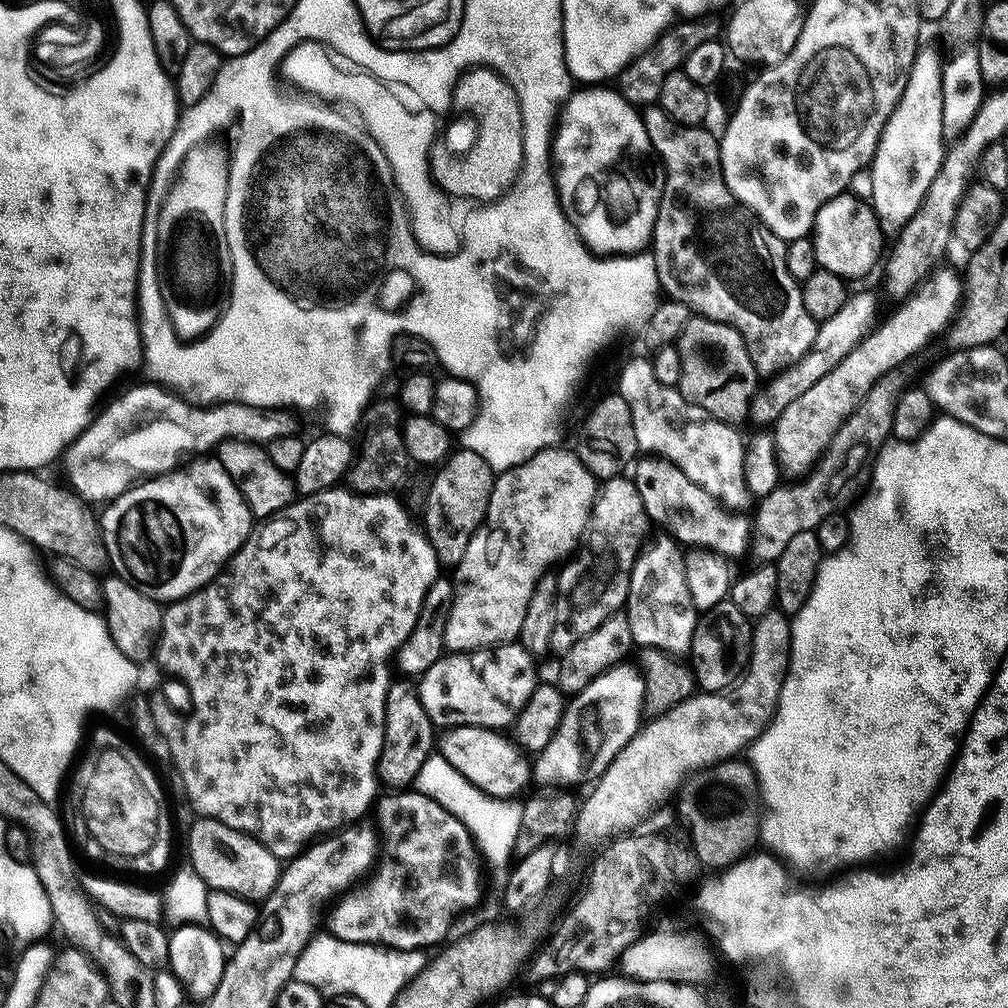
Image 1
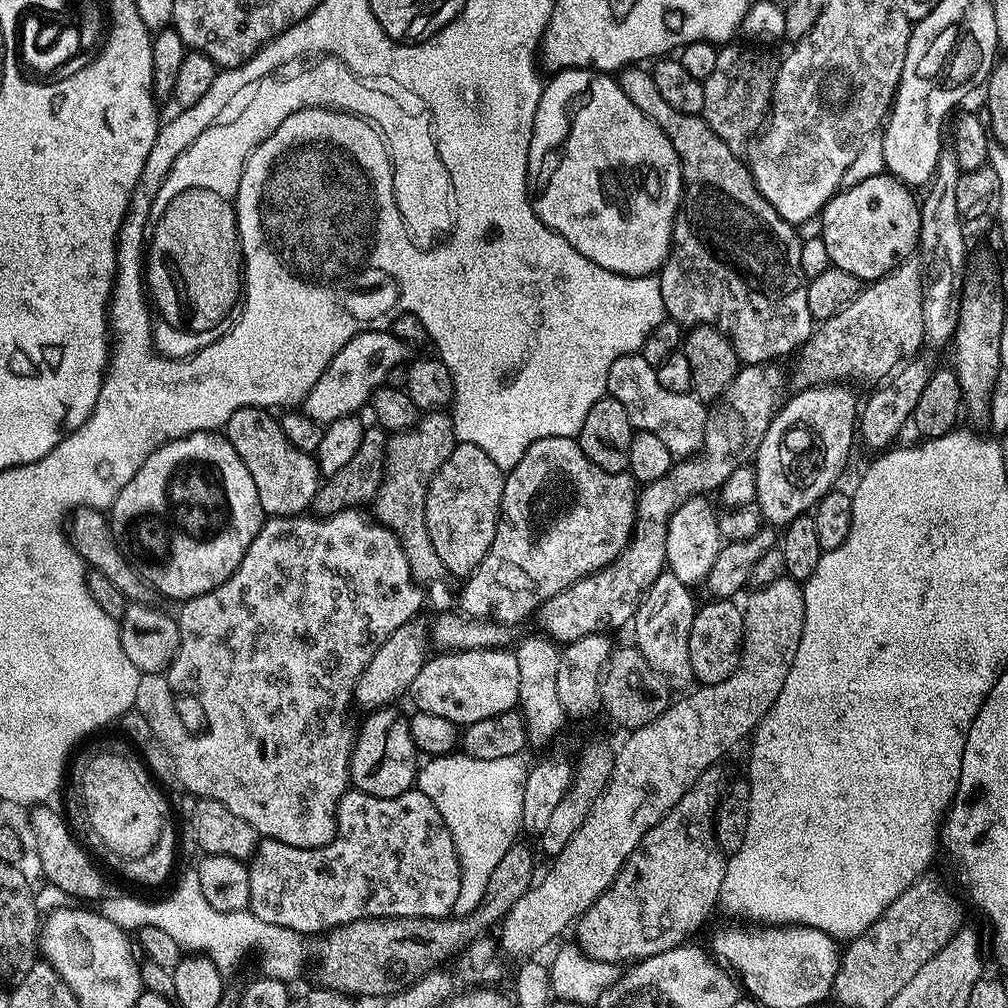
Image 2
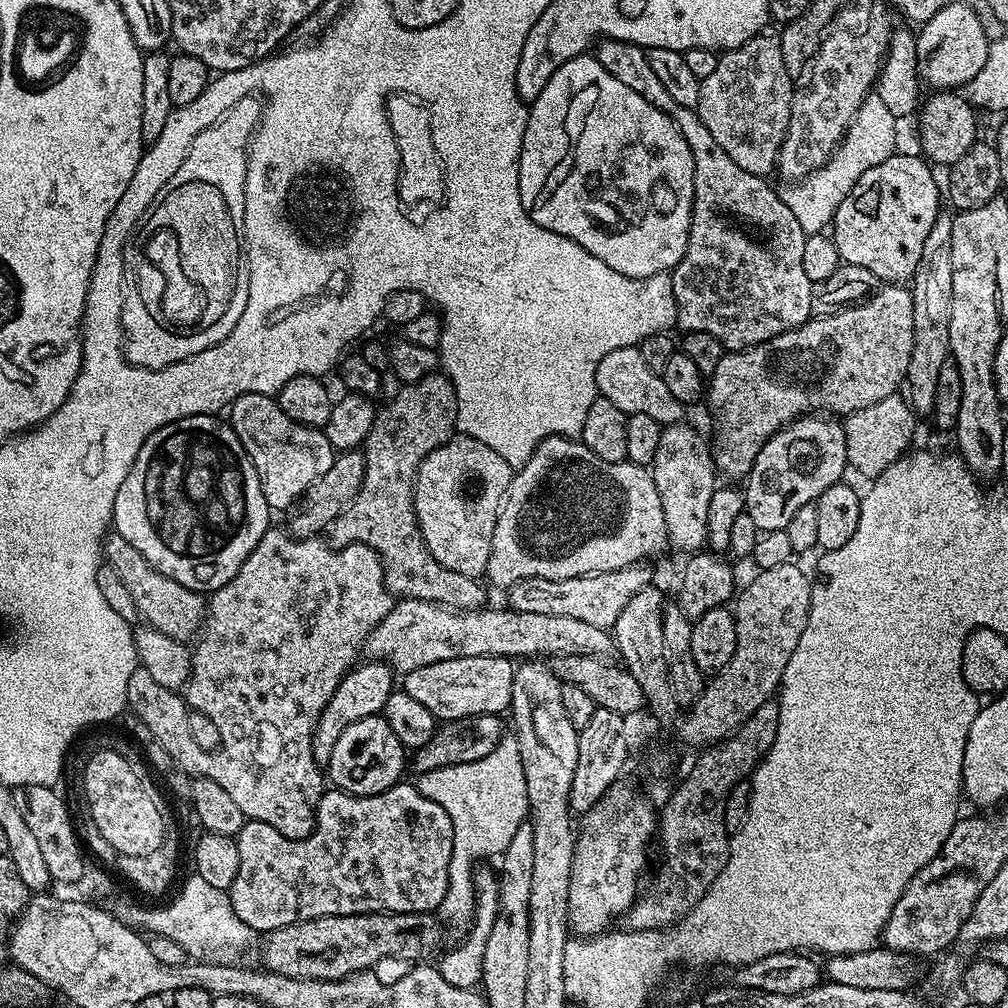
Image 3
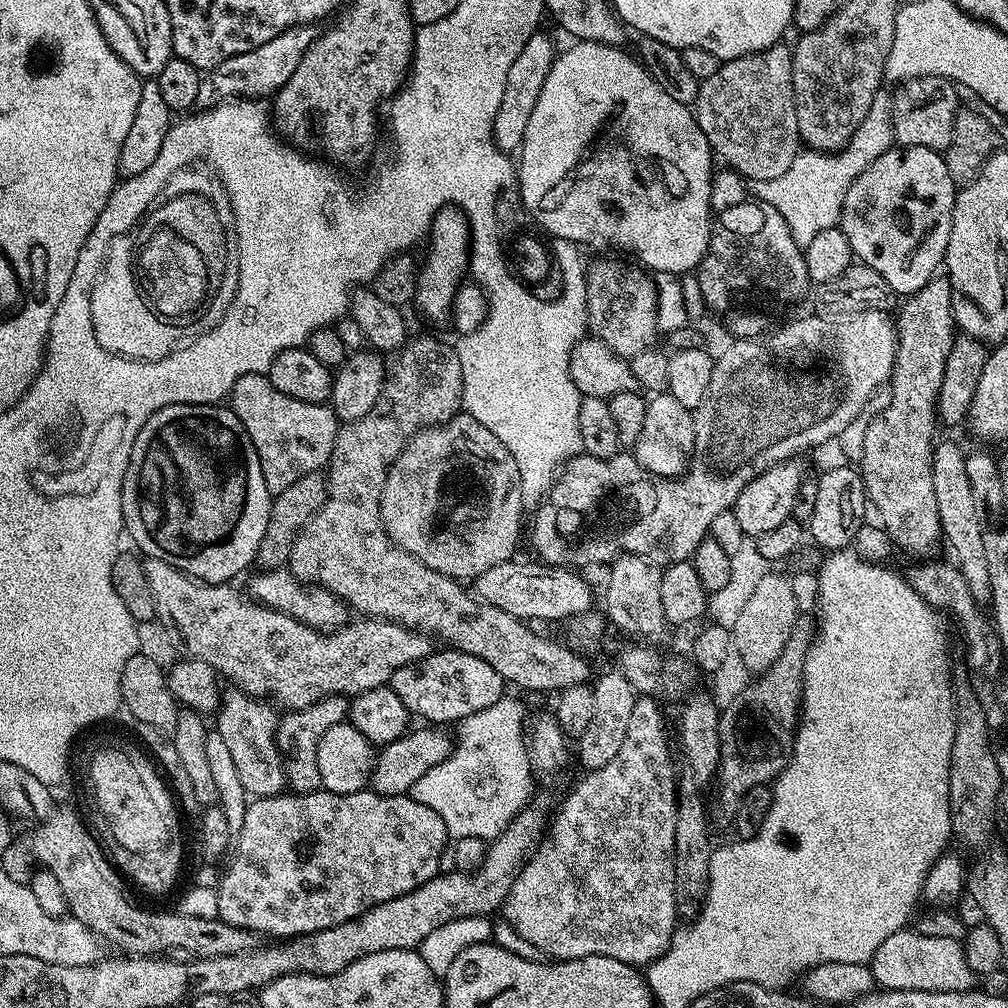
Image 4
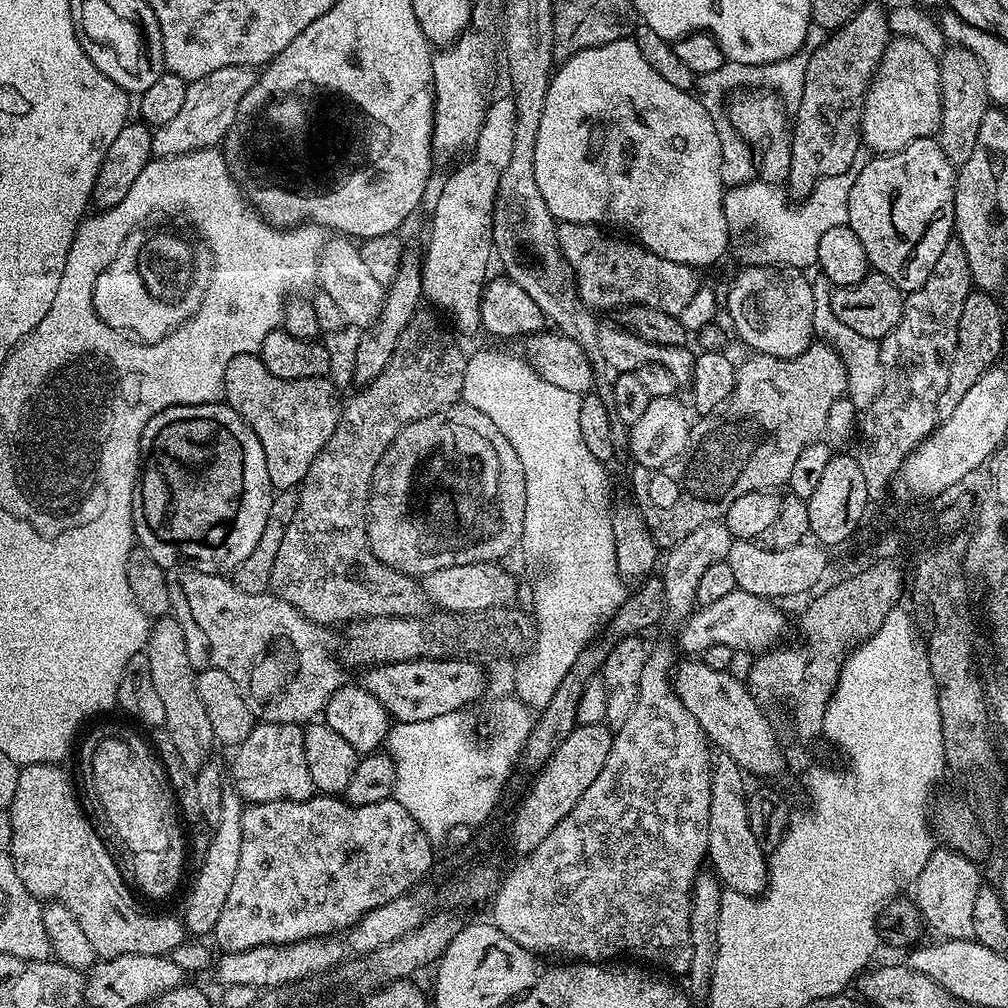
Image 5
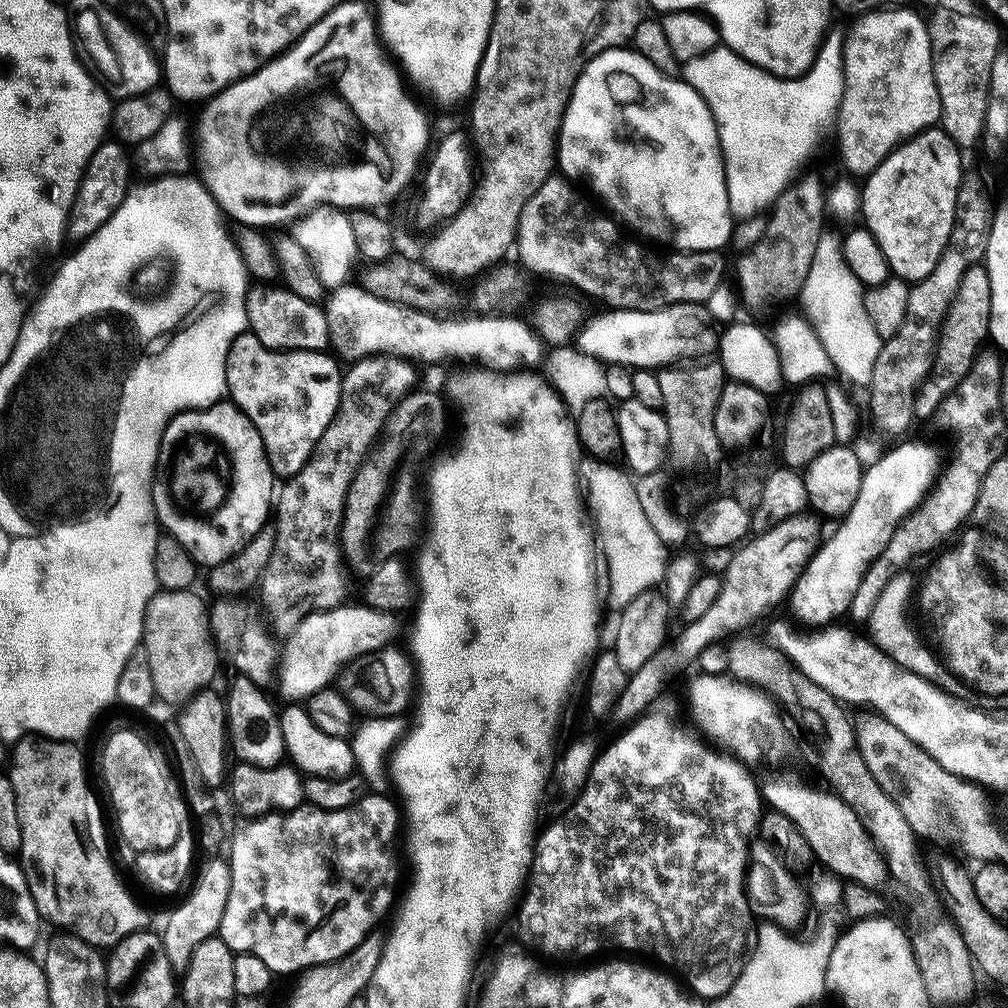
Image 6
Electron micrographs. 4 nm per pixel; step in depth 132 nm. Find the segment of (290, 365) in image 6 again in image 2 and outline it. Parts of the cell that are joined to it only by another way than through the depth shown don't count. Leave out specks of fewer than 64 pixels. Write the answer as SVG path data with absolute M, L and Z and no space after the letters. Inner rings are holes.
M239 408L230 414L222 432L230 446L242 458L254 486L258 490L258 502L265 517L298 516L312 508L312 500L320 488L322 477L315 459L309 453L290 446L286 434L282 434L279 419L263 408Z

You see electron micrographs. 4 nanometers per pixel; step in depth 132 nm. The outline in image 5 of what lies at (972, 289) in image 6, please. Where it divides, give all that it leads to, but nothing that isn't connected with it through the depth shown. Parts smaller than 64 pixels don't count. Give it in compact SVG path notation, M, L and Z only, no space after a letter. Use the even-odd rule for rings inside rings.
M974 290L966 298L966 306L962 306L962 318L958 318L958 342L954 346L952 361L948 367L946 390L936 402L937 413L941 417L949 416L954 406L962 402L963 396L982 378L982 374L997 363L1000 347L1004 344L1004 316L1000 313L1000 304L991 292Z

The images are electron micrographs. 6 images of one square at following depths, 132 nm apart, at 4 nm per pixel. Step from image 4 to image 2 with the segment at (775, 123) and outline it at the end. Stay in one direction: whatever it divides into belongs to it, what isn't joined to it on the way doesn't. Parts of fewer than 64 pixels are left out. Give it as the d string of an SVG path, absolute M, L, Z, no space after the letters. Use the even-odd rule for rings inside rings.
M725 43L719 49L714 71L710 78L703 80L706 102L702 115L710 130L714 130L714 134L718 134L732 152L739 153L747 149L750 139L761 129L770 110L774 60L772 64L766 53L755 52L736 43Z

